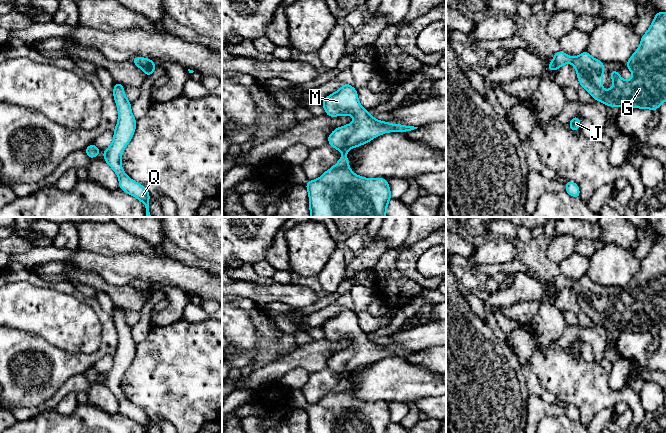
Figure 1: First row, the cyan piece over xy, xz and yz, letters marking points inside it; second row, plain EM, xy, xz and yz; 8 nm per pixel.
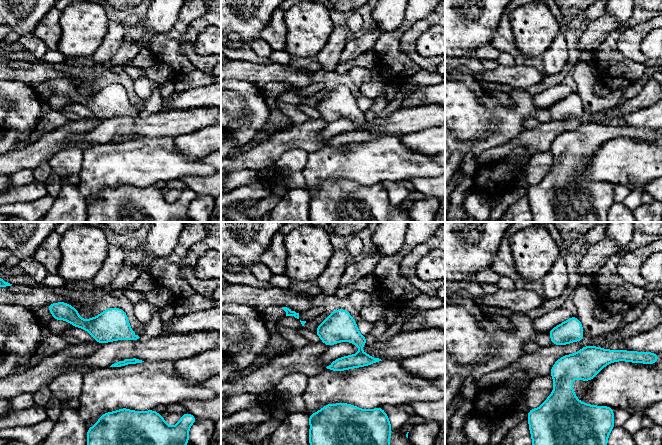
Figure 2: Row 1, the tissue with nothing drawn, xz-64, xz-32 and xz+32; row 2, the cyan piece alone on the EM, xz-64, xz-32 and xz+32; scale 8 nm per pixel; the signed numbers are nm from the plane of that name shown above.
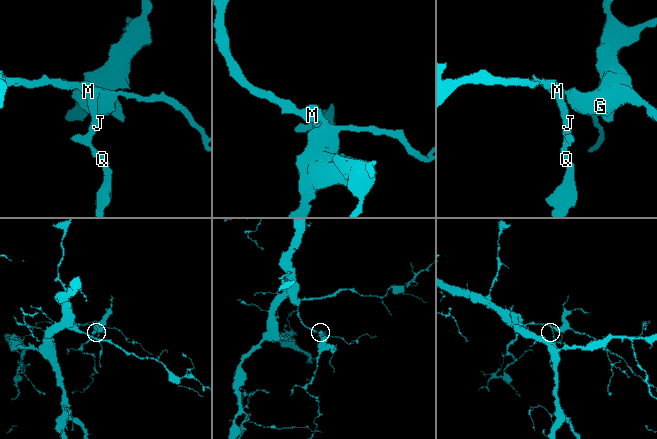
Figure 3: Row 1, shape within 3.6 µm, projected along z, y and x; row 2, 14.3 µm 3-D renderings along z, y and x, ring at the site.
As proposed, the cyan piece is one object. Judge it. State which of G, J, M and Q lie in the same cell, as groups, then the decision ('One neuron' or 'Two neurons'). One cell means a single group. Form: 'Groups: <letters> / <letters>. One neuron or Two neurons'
Groups: G J M Q. One neuron

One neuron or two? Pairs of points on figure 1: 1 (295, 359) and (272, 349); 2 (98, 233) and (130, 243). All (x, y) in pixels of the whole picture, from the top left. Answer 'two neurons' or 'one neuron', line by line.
1: two neurons
2: one neuron

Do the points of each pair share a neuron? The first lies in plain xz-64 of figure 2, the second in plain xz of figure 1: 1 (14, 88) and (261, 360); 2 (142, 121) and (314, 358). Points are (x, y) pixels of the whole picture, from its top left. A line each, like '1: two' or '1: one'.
1: one
2: two

